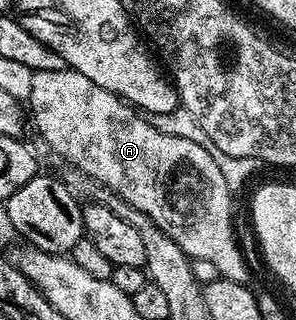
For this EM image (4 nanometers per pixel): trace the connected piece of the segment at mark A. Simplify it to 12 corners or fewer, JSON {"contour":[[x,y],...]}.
{"contour":[[71,68],[27,102],[53,149],[194,262],[248,282],[215,159]]}

